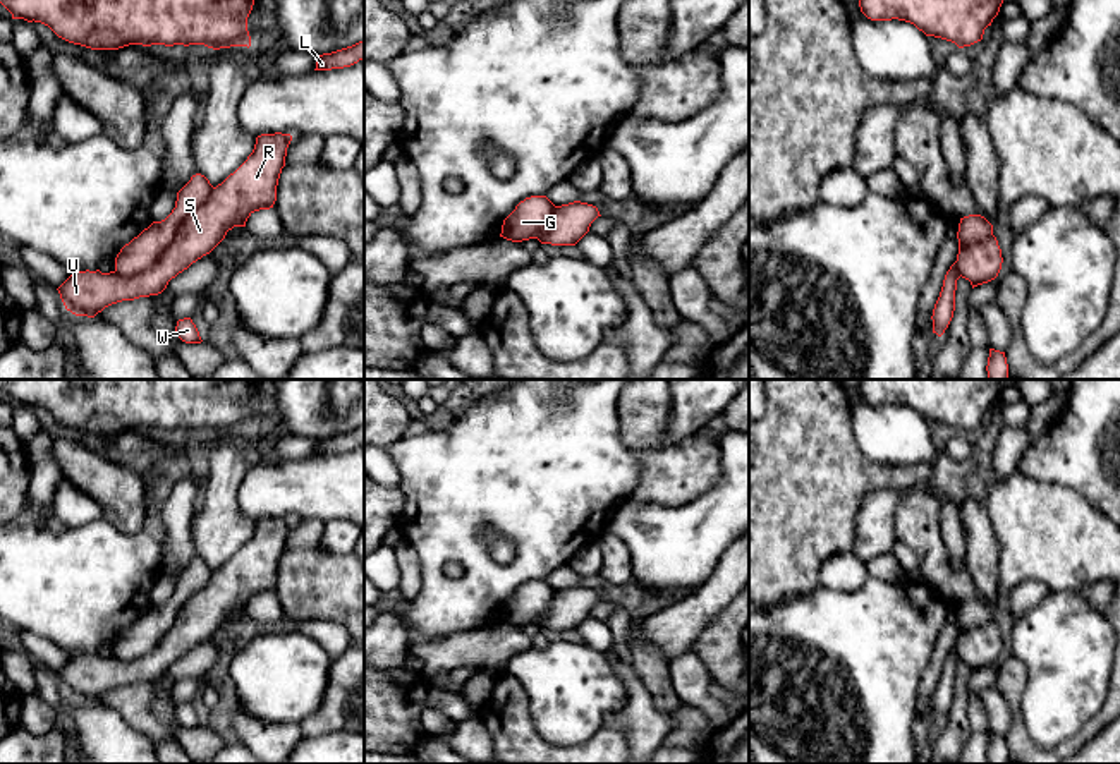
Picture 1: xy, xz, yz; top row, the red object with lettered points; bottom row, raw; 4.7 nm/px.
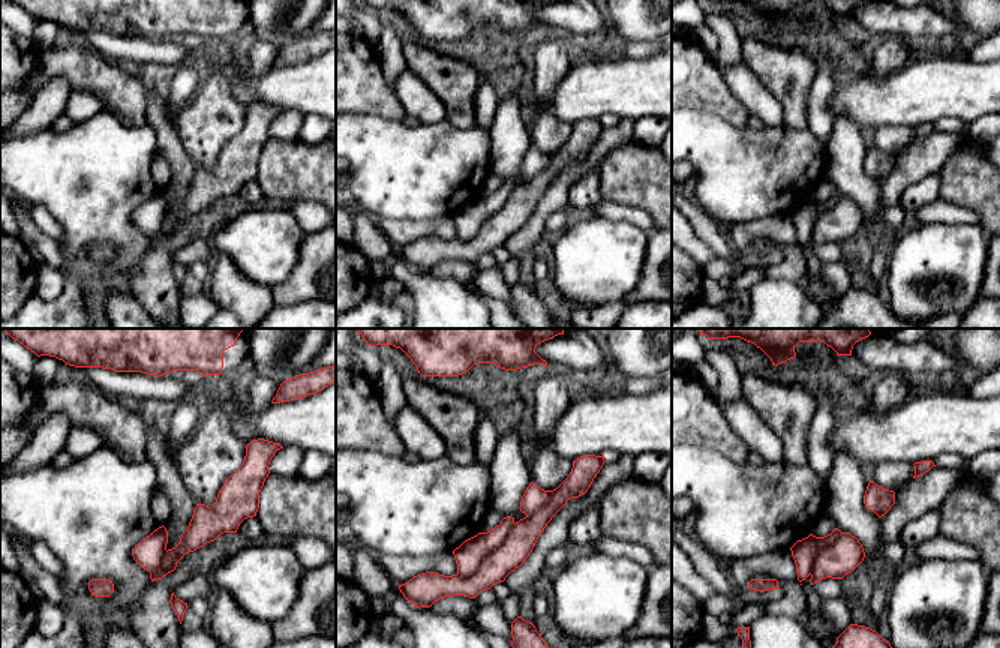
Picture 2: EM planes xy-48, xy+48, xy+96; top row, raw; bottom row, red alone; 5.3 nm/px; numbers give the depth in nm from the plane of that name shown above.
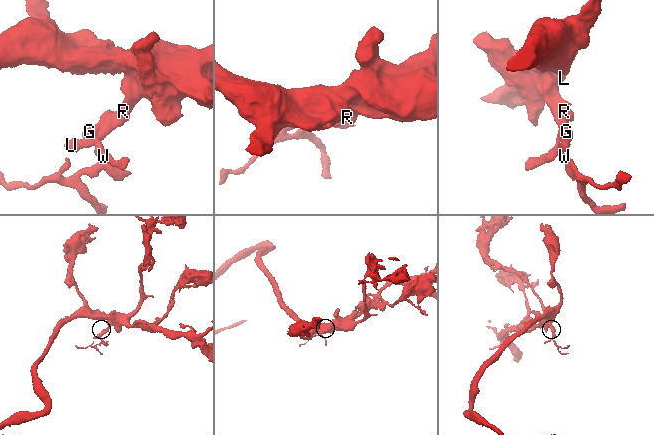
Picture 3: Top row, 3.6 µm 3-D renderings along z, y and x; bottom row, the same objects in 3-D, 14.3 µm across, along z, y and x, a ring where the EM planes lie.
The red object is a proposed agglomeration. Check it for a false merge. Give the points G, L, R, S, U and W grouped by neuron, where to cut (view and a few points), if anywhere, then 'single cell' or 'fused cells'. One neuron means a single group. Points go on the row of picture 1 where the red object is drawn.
groups G W / L R S U; cut xy (213, 187), (150, 266), (126, 275), (114, 272); fused cells

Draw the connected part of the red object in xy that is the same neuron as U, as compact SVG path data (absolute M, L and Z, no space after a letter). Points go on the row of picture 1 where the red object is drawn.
M282 132L258 136L247 160L186 216L151 268L127 276L100 270L70 275L57 288L65 309L94 318L112 304L161 294L172 278L210 254L228 230L246 227L254 211L273 208L290 141L292 136Z

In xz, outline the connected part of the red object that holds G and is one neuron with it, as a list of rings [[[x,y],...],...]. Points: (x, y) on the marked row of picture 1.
[[[531,196],[520,201],[503,220],[500,237],[522,242],[538,239],[548,227],[555,204],[546,196]]]

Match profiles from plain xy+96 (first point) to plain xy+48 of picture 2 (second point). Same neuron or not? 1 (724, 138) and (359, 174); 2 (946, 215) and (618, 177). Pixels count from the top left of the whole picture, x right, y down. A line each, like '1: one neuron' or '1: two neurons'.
1: one neuron
2: two neurons

